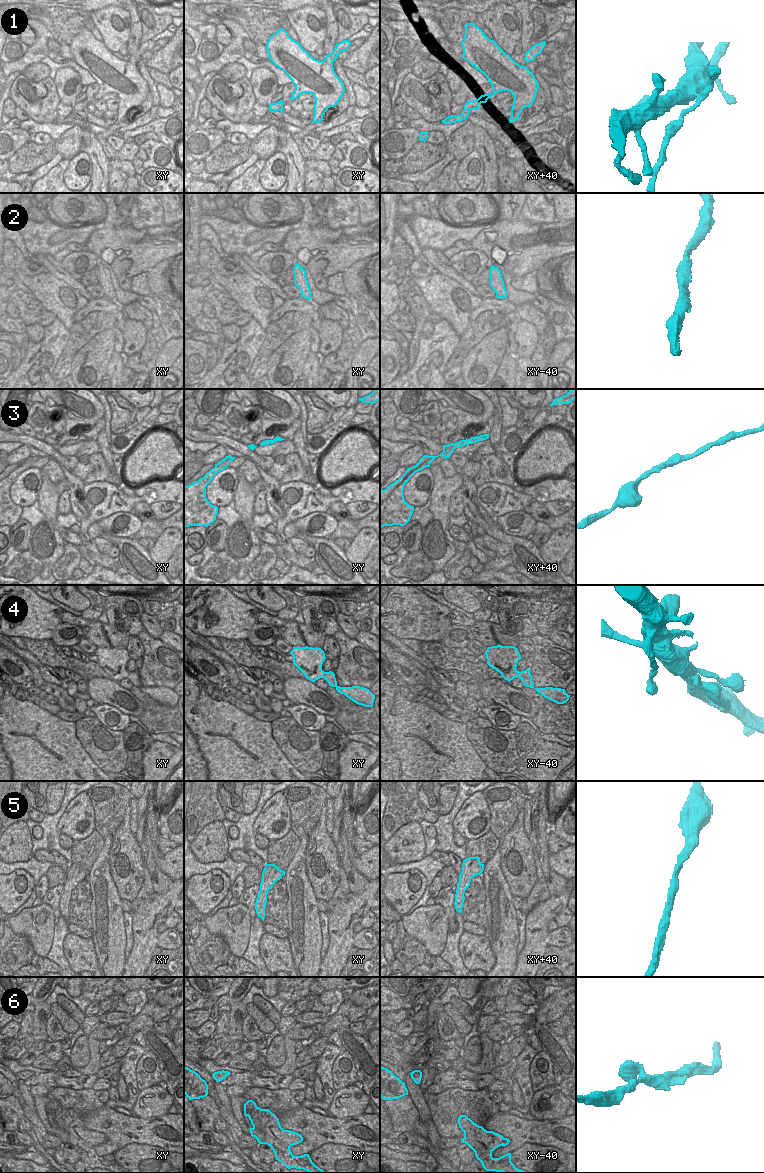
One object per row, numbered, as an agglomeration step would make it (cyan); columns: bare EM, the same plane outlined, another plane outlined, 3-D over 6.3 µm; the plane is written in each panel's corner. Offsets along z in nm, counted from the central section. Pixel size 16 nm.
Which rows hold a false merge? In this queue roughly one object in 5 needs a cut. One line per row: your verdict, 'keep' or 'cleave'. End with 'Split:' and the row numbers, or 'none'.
1: keep
2: keep
3: keep
4: keep
5: keep
6: keep
Split: none

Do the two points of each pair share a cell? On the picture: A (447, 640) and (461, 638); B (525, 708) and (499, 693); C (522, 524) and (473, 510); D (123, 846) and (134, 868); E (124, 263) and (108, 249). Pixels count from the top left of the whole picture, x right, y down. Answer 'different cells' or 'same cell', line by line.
A: same cell
B: same cell
C: different cells
D: same cell
E: same cell

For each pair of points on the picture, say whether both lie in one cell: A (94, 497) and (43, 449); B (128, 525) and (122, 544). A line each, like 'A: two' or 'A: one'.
A: two
B: two

